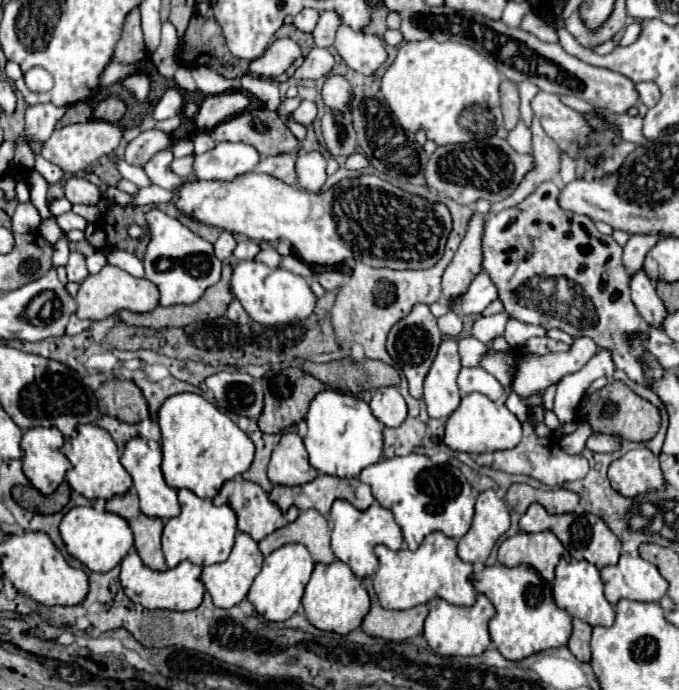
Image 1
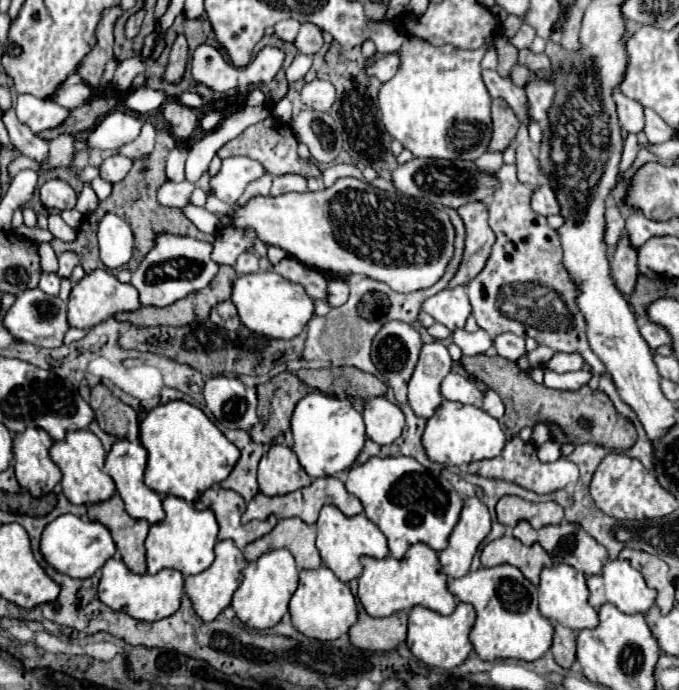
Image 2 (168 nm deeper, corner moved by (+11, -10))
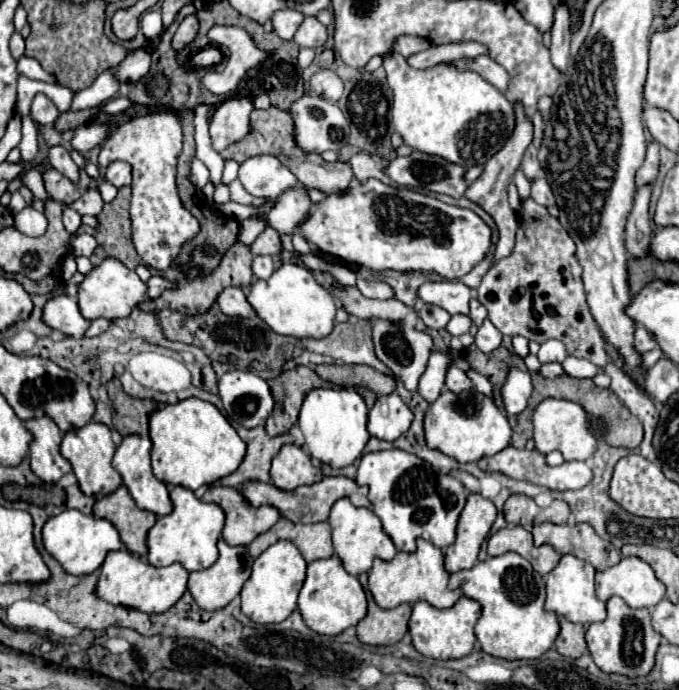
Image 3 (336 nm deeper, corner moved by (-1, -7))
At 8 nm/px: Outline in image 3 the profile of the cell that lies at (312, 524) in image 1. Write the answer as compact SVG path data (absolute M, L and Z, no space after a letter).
M280 517L280 521L270 531L258 535L248 545L248 551L256 559L262 551L266 551L270 545L274 545L280 539L294 543L308 563L312 563L316 559L328 559L334 555L332 539L330 539L330 525L326 521L306 525L300 521L292 523L286 517Z

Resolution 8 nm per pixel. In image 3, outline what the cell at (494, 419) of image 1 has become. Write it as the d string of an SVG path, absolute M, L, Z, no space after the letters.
M448 389L426 411L424 431L430 449L438 449L444 455L456 459L458 463L470 463L470 461L476 463L482 457L496 455L498 451L510 445L512 435L506 415L500 413L500 409L494 405L492 399L484 397L480 409L468 415L468 393L452 393Z

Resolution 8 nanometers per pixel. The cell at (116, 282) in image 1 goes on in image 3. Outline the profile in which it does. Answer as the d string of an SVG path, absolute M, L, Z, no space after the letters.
M104 259L80 283L78 305L80 305L80 313L84 319L92 321L92 319L104 317L108 321L114 321L120 317L128 317L130 311L146 299L146 293L148 293L146 283L140 281L140 277L132 269L128 269L126 265L122 265L116 259Z

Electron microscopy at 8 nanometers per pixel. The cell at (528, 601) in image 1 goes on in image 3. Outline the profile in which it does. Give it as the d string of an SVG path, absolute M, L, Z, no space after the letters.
M518 553L488 557L468 571L452 573L450 587L462 589L466 597L482 605L482 615L476 623L476 639L488 655L502 659L538 659L554 645L556 633L560 633L558 617L544 609L544 577Z

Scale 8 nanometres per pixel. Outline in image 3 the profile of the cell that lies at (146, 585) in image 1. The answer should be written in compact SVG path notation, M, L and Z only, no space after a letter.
M126 549L108 553L98 579L98 597L112 603L112 605L124 605L132 607L144 613L164 613L176 601L186 593L188 589L188 571L180 565L168 565L168 567L154 567L146 559L136 557L134 553L128 553Z

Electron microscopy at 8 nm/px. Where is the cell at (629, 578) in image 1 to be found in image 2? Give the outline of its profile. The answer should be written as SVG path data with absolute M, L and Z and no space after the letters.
M610 560L600 574L588 578L588 604L596 610L610 602L624 614L648 612L654 606L656 592L648 588L642 574L628 560Z

